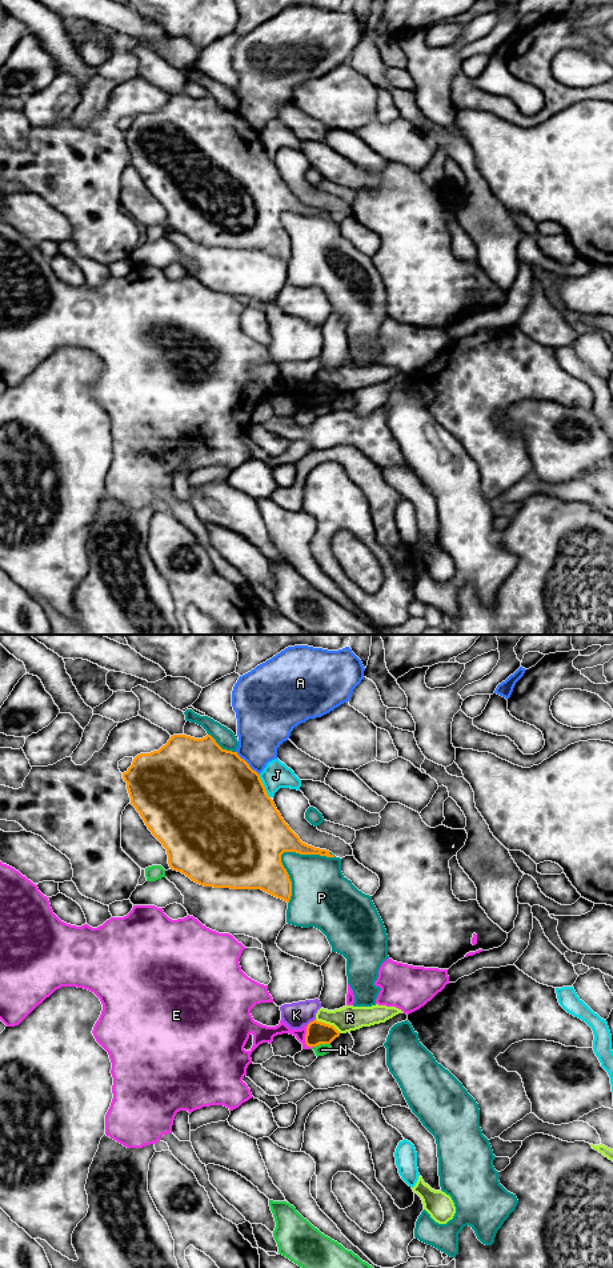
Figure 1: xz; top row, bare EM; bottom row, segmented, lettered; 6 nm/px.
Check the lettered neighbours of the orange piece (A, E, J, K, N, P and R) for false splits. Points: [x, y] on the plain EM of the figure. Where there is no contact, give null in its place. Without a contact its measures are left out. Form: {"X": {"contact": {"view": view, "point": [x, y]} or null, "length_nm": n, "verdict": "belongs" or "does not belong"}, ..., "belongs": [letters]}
{"A": {"contact": {"view": "xz", "point": [247, 123]}, "length_nm": 200, "verdict": "does not belong"}, "E": {"contact": {"view": "xz", "point": [305, 399]}, "length_nm": 140, "verdict": "does not belong"}, "J": {"contact": {"view": "xz", "point": [264, 147]}, "length_nm": 160, "verdict": "does not belong"}, "K": {"contact": {"view": "xz", "point": [311, 382]}, "length_nm": 60, "verdict": "does not belong"}, "N": {"contact": {"view": "xz", "point": [321, 403]}, "length_nm": 100, "verdict": "does not belong"}, "P": {"contact": {"view": "xz", "point": [283, 212]}, "length_nm": 400, "verdict": "does not belong"}, "R": {"contact": {"view": "xz", "point": [328, 384]}, "length_nm": 170, "verdict": "does not belong"}, "belongs": []}

